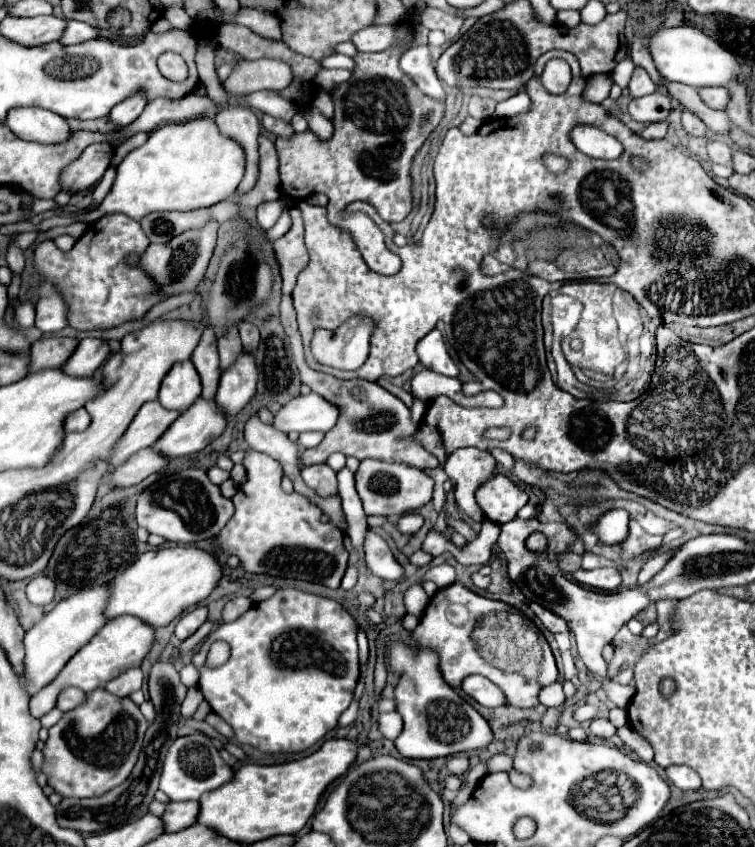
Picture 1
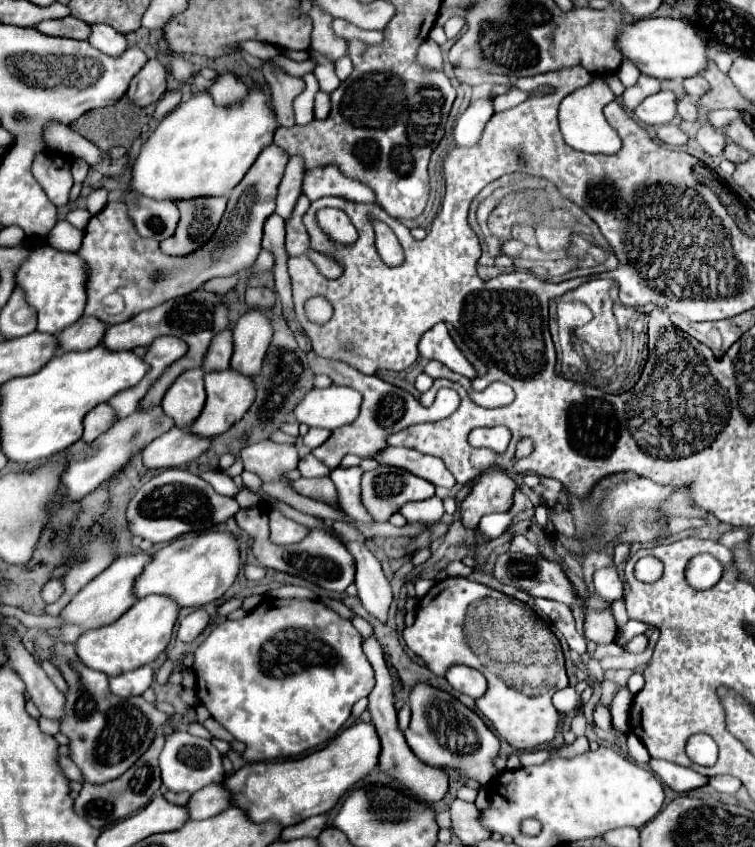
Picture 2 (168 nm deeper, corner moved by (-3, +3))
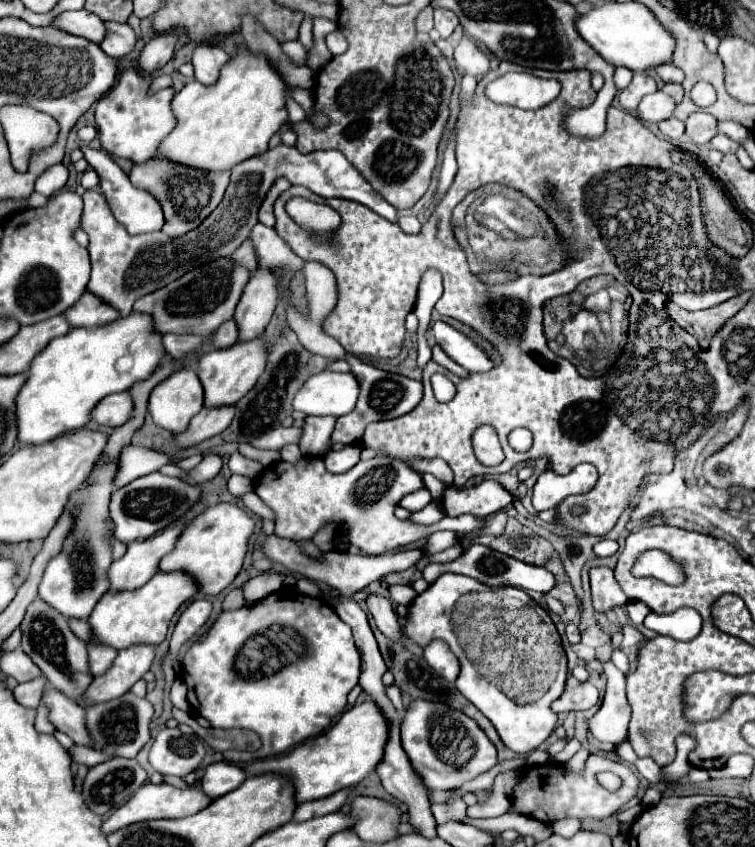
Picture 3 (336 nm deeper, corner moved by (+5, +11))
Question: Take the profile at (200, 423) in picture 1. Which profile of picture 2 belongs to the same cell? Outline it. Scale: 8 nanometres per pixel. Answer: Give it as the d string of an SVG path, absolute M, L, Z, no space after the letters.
M223 369L223 371L209 371L205 373L205 391L207 391L207 403L197 417L197 421L189 427L191 433L203 435L203 437L217 437L225 433L235 421L247 413L251 403L255 401L255 381L253 377L245 377L243 373L237 373L235 369Z

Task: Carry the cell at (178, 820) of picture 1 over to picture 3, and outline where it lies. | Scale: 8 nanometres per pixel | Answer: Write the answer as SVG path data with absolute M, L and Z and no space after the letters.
M221 761L221 763L213 763L205 769L205 777L201 779L199 789L209 799L217 799L217 797L227 795L229 791L235 791L245 779L247 779L247 775L243 773L241 767Z

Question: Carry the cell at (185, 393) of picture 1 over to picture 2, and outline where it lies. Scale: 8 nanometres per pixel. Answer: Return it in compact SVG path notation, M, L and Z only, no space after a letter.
M189 369L181 373L177 381L167 389L161 407L167 417L175 421L175 427L191 427L199 417L205 405L205 389L203 389L203 371Z

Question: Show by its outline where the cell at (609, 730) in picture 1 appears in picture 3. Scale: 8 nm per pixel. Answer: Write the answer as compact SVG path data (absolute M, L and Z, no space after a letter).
M569 677L565 683L565 691L559 699L551 703L551 709L555 713L569 713L569 711L583 711L597 705L599 693L589 681L577 681L575 677Z

